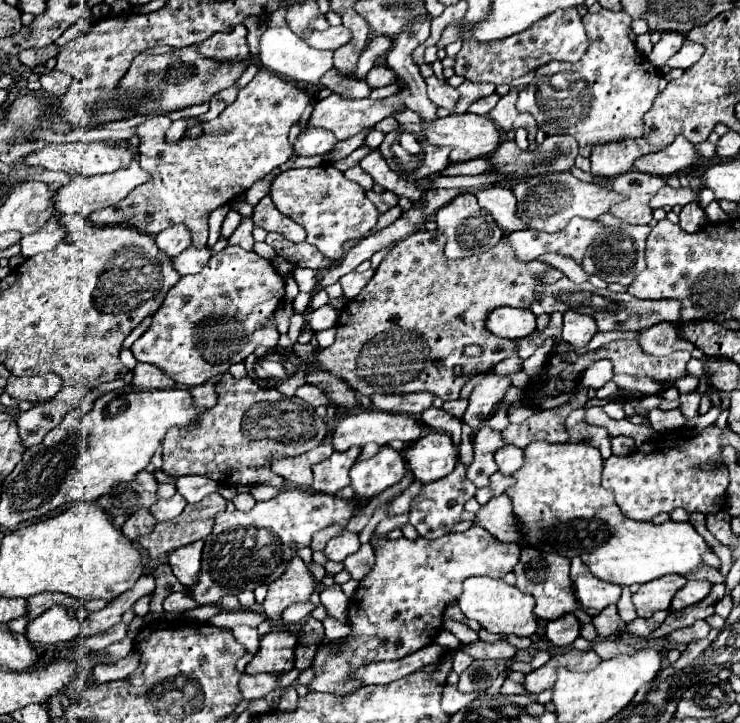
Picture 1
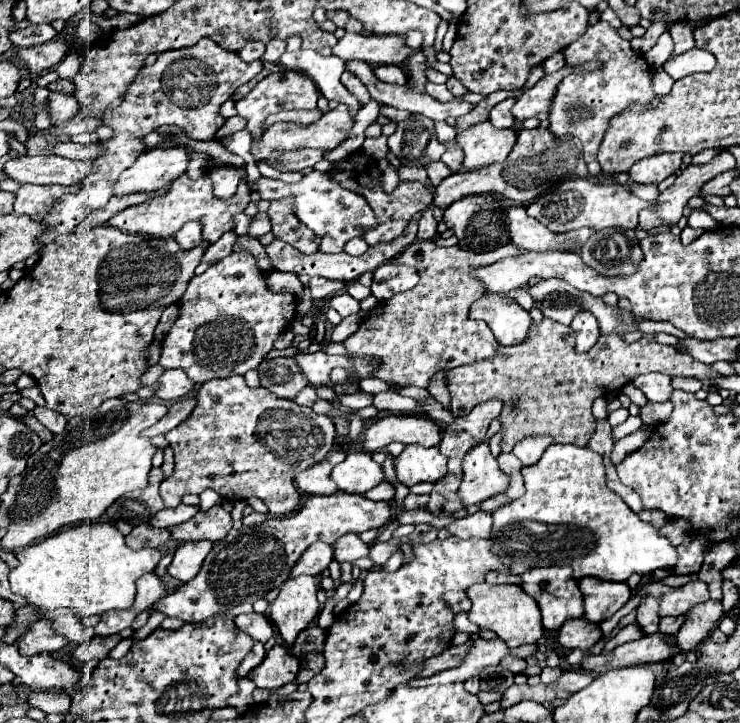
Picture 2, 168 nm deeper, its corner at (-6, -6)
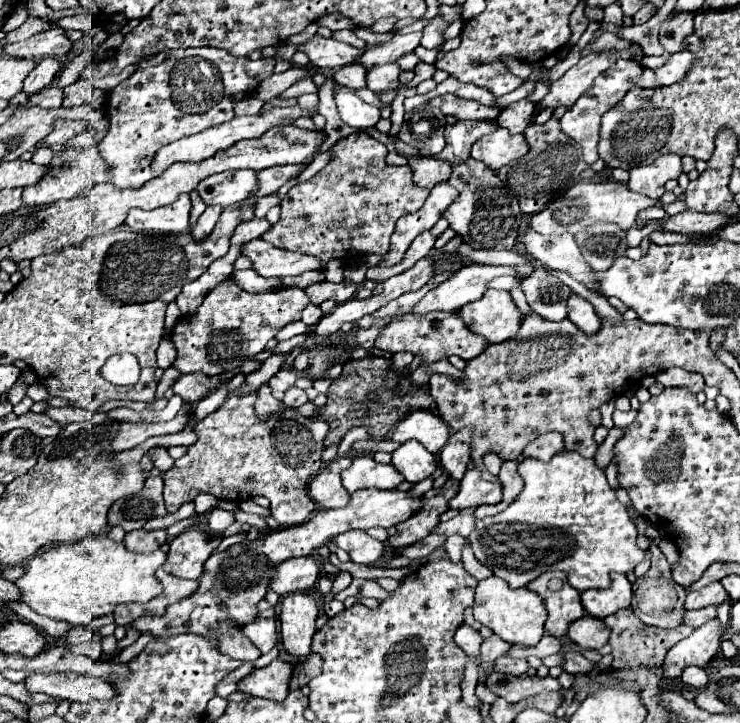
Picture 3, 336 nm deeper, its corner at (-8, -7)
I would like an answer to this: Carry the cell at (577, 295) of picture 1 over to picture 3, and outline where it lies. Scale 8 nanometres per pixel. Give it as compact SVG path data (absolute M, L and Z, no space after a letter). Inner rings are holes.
M535 267L533 273L521 279L521 289L529 307L549 321L561 321L567 317L567 299L571 289L565 283L555 283L555 277L543 267Z

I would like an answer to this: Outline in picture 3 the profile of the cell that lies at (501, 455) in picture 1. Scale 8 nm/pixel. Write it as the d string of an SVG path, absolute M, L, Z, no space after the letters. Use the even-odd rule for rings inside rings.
M545 433L541 437L537 437L527 449L525 449L525 457L535 457L541 461L549 461L553 455L557 455L559 451L565 451L565 443L563 437L559 433Z

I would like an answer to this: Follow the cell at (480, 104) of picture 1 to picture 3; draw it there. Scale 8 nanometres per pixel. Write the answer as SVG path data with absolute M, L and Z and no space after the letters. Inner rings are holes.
M529 99L519 101L519 103L511 103L505 109L501 109L497 123L499 123L499 127L509 129L509 133L523 133L533 119L535 107L537 107L537 103L529 101Z

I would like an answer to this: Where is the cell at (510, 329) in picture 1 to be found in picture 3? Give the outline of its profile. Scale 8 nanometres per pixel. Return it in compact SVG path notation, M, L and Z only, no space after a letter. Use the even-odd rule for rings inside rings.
M487 289L479 301L463 305L457 315L473 333L485 337L487 343L511 339L521 325L521 313L511 295L497 289Z

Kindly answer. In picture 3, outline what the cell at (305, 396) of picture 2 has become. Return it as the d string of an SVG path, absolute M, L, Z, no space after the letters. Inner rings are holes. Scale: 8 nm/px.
M289 387L285 391L285 397L283 397L283 403L287 407L299 407L303 403L307 403L307 393L303 389L297 389L297 387Z

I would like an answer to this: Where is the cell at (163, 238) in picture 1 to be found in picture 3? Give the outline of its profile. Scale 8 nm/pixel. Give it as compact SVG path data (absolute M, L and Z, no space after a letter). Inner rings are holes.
M211 205L211 207L207 207L205 211L203 211L203 215L199 217L199 221L197 221L197 225L191 229L191 235L195 237L195 239L205 239L211 231L213 231L213 227L215 227L215 223L219 221L219 215L221 215L221 207L217 207L217 205Z

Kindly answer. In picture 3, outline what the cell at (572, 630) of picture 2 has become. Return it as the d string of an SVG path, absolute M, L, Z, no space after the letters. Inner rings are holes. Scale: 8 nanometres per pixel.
M585 615L583 619L577 619L569 625L569 639L577 643L583 649L601 649L609 641L609 627L591 615Z

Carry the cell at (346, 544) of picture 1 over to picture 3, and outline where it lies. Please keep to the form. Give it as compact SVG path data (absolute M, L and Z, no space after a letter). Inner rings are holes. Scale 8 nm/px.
M345 531L345 535L337 535L335 543L339 549L345 549L351 555L353 563L359 565L373 565L385 551L385 545L369 537L365 531Z

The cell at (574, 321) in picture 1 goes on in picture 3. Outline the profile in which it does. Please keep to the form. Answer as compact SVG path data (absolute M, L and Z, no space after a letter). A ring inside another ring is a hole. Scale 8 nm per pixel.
M571 293L569 299L567 299L567 317L573 319L573 323L575 323L581 331L585 331L587 335L595 333L595 331L601 327L599 317L597 317L597 313L593 311L593 305L591 305L587 299L579 297L577 293Z

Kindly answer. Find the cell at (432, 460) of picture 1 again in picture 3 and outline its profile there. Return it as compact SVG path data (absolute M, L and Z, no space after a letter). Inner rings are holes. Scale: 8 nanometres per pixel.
M407 441L399 445L393 453L391 465L405 477L405 481L419 483L421 479L433 475L437 469L437 459L419 441Z

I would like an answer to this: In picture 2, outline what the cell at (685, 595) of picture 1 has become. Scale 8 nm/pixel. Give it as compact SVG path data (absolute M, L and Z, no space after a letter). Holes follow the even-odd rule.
M709 598L707 602L689 608L681 630L675 634L681 652L695 650L701 644L701 640L709 636L709 632L713 630L715 622L719 622L719 618L723 618L723 608L719 600Z

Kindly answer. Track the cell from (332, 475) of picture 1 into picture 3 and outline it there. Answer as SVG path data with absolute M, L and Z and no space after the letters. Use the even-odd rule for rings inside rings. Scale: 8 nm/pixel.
M369 453L357 455L353 459L353 465L341 473L343 487L349 493L355 493L359 489L377 487L377 489L395 489L405 479L393 465L377 463Z

